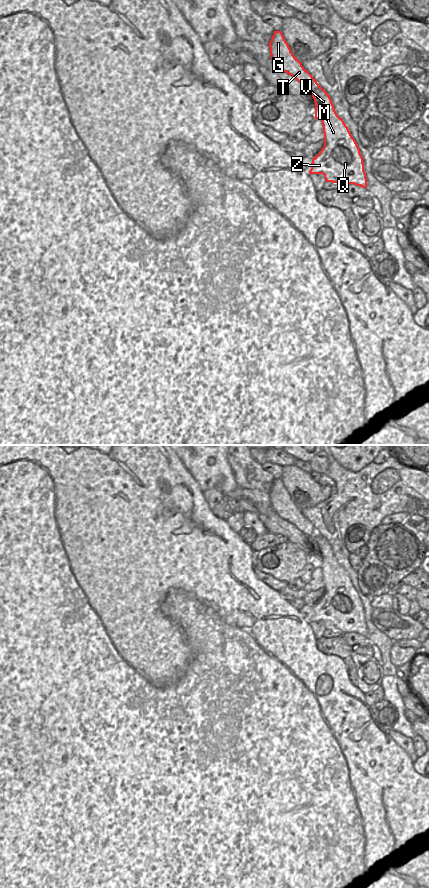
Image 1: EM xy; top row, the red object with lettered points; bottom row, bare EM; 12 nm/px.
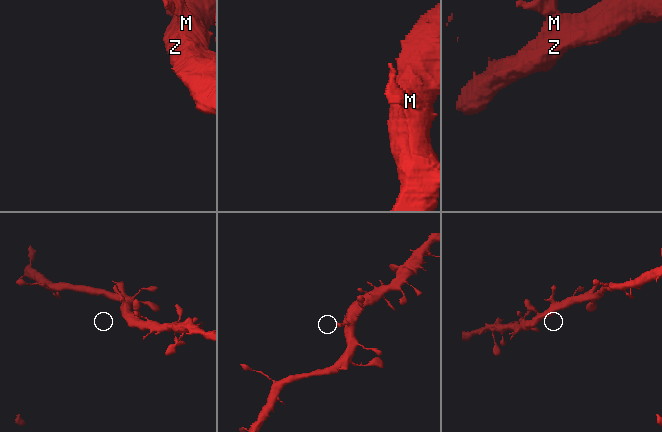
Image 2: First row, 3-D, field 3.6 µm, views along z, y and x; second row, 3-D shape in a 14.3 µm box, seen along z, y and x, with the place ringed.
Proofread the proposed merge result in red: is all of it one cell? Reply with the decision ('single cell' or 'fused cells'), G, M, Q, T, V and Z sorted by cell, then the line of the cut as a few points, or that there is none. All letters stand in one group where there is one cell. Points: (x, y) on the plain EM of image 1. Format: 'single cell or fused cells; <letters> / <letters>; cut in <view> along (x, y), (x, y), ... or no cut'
single cell; G M Q T V Z; no cut

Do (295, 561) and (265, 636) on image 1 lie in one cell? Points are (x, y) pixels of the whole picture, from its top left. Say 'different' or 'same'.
different

